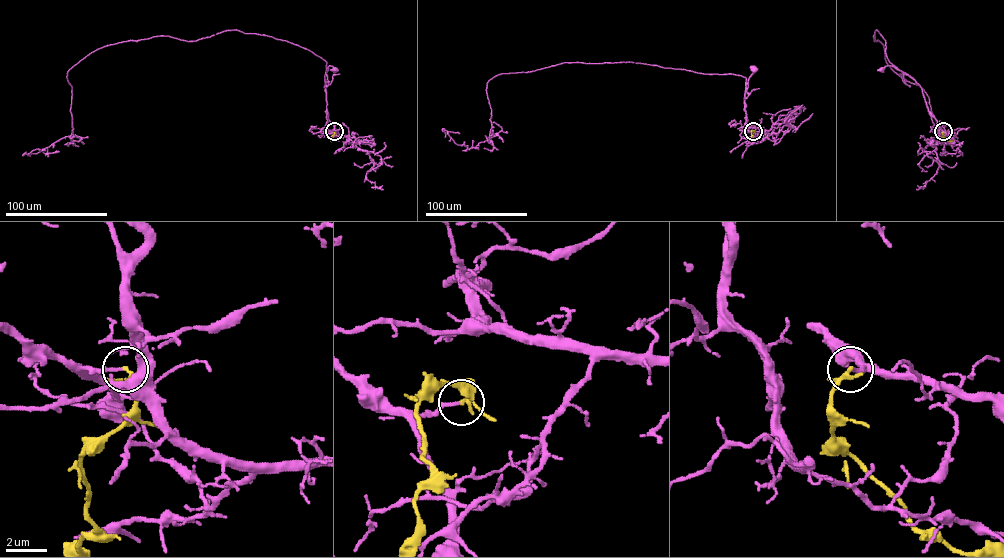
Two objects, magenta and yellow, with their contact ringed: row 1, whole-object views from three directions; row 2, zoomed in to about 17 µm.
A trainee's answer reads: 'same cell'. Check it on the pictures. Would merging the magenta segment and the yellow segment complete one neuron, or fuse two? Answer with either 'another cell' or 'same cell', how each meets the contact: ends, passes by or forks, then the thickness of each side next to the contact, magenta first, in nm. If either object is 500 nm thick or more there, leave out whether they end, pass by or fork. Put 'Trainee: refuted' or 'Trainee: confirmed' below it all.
same cell; magenta ends there; yellow passes by; 150 nm thick on the magenta side, 170 nm on the other
Trainee: confirmed

